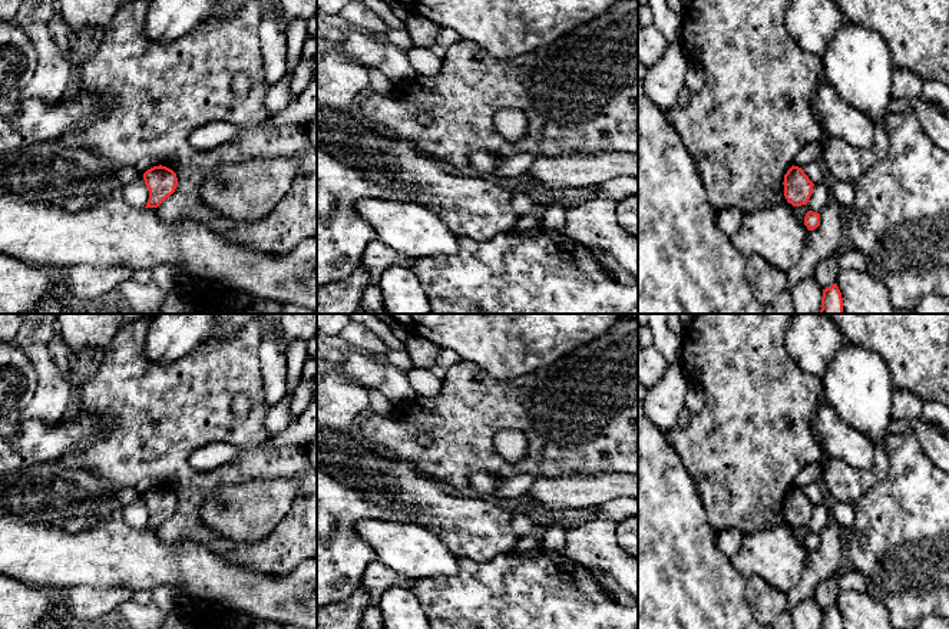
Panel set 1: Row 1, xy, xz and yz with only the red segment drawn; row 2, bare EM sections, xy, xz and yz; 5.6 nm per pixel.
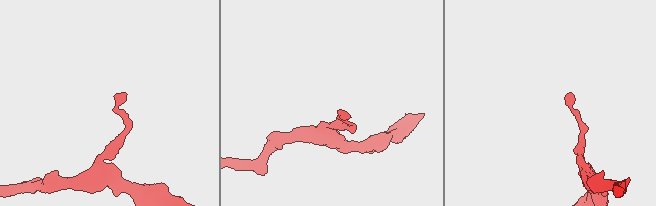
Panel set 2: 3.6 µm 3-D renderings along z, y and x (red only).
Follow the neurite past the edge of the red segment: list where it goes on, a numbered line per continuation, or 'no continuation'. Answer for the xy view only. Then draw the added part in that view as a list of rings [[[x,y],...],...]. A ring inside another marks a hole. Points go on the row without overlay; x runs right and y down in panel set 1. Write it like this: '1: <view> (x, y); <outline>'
no continuation

